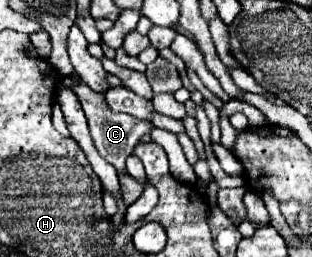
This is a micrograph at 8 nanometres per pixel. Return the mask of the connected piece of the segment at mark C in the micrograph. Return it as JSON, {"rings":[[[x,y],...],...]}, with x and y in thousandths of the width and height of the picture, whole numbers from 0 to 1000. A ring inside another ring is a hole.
{"rings":[[[199,304],[192,311],[192,335],[218,335],[237,350],[237,366],[256,381],[256,405],[263,405],[263,428],[282,459],[282,498],[288,498],[288,521],[295,521],[295,545],[301,545],[301,568],[308,584],[321,591],[321,607],[359,638],[378,669],[385,669],[385,638],[404,630],[404,615],[423,599],[429,568],[449,553],[449,537],[462,521],[481,521],[494,506],[487,475],[474,467],[449,467],[449,459],[429,459],[417,444],[385,444],[385,436],[365,436],[346,420],[340,389],[333,389],[333,366],[321,358],[301,358],[295,342],[282,342],[276,327],[269,335],[231,335],[231,319],[218,319],[218,304]]]}

